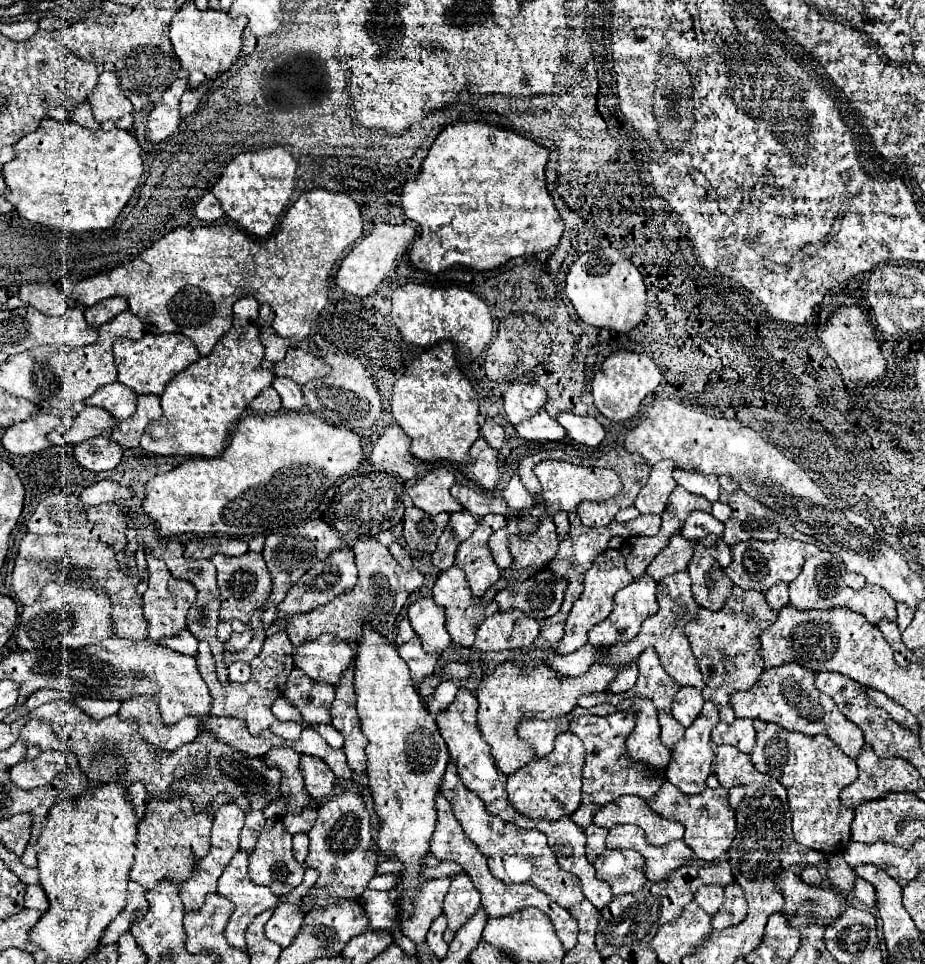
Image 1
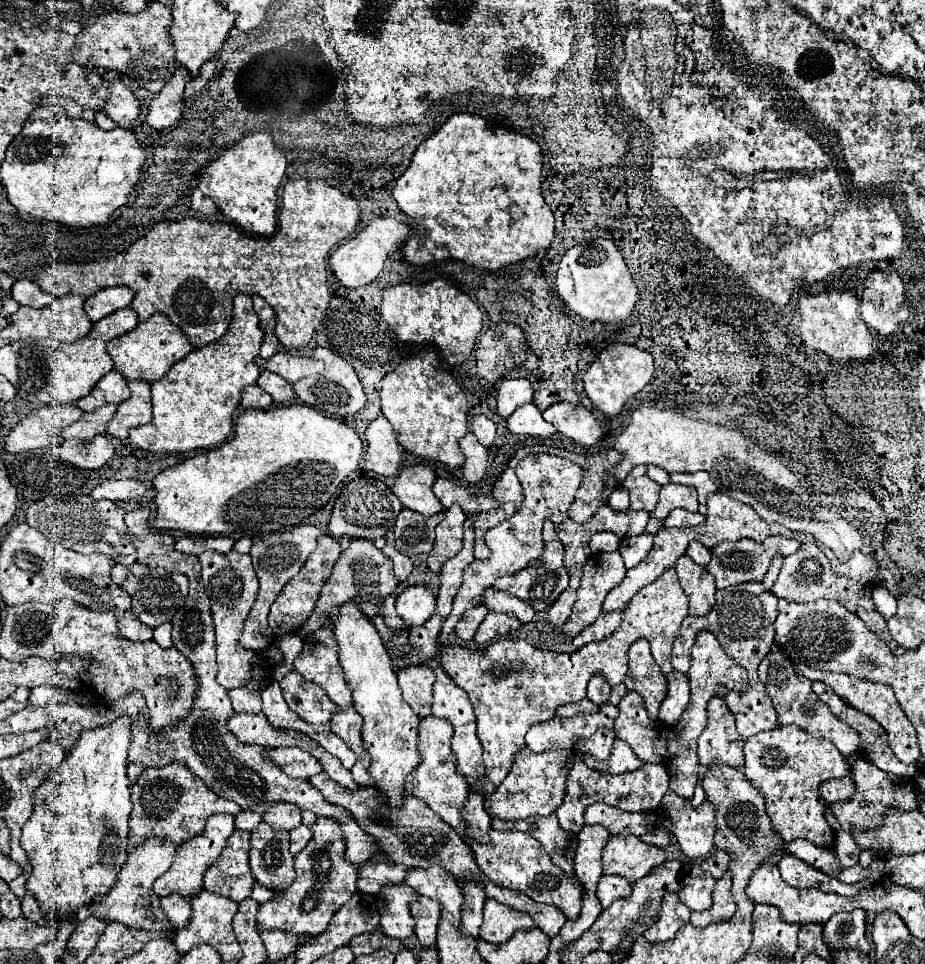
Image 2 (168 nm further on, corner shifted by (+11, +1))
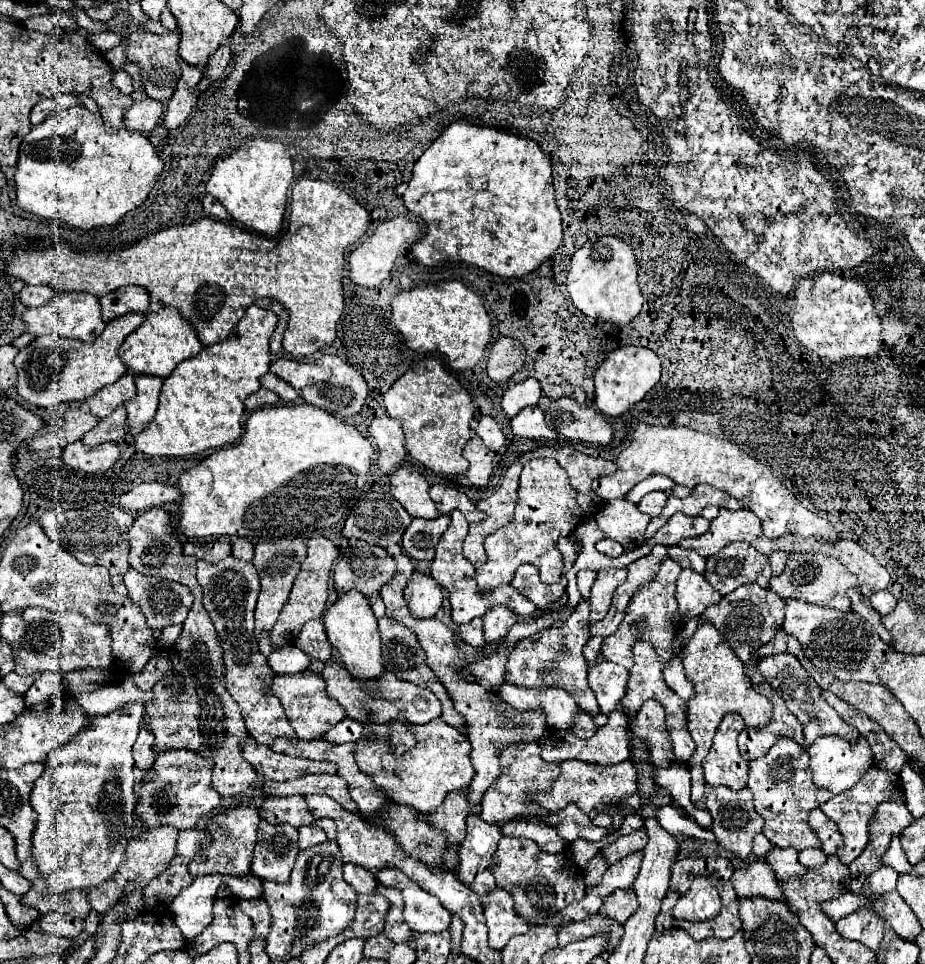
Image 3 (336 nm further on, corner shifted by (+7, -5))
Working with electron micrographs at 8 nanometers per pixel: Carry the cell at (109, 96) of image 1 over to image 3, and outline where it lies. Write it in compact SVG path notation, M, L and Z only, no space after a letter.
M145 98L135 102L133 108L125 112L125 128L149 134L157 126L161 116L163 116L163 104L155 102L153 98Z

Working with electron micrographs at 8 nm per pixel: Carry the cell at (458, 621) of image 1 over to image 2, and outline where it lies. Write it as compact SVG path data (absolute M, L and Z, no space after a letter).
M475 606L473 610L467 610L461 620L455 624L455 632L459 638L463 640L471 640L479 628L479 624L483 622L483 618L487 616L487 606Z

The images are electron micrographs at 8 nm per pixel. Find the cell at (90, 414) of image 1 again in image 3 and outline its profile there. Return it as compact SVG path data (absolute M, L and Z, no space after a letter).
M119 406L113 414L103 418L89 434L83 436L83 444L99 446L103 442L121 442L127 432L129 432L127 412L125 406Z

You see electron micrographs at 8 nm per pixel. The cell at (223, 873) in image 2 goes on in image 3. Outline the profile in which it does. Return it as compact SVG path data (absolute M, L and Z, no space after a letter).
M251 800L243 804L233 804L229 810L213 816L205 828L211 836L211 846L203 848L193 856L193 860L189 862L189 874L193 878L207 876L207 874L231 874L231 876L245 874L251 868L251 856L257 840L259 820L261 820L259 808Z

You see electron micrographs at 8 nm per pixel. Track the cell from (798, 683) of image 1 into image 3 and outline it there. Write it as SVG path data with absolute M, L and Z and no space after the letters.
M781 652L781 654L761 658L759 672L769 680L769 684L775 684L775 690L785 700L787 708L797 716L797 720L801 720L807 746L811 746L819 736L841 736L843 740L859 738L857 728L849 726L829 704L825 704L825 700L821 696L821 688L815 684L815 680L809 676L809 672L801 666L801 662L793 654Z

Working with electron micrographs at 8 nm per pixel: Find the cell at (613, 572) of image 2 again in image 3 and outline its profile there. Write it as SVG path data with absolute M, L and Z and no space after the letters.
M603 570L597 574L597 580L595 580L595 584L591 588L591 596L589 596L591 624L605 618L605 614L609 612L609 606L611 606L613 592L625 578L627 578L627 570Z

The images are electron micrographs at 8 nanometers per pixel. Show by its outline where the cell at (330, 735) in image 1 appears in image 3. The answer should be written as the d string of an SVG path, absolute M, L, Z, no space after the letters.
M345 718L341 720L341 724L335 724L329 732L329 736L323 736L325 740L329 740L331 744L345 744L345 742L355 742L363 736L363 724L353 720L353 718Z

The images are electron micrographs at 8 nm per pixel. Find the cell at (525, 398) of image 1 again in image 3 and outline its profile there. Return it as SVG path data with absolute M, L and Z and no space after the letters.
M527 378L519 384L513 384L505 390L503 394L503 410L509 418L515 418L519 414L519 410L523 410L525 406L535 406L541 398L541 386L537 380Z

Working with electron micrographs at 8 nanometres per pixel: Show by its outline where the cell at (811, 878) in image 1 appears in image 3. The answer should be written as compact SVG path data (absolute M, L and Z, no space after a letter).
M771 848L765 854L765 862L773 868L777 880L787 880L791 876L799 876L801 872L805 872L805 866L799 864L797 860L797 850L795 848Z

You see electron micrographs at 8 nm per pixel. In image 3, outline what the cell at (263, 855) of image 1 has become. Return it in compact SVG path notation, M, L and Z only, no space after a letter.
M265 820L259 822L251 870L261 880L285 882L291 874L297 854L297 828L291 824L273 826Z

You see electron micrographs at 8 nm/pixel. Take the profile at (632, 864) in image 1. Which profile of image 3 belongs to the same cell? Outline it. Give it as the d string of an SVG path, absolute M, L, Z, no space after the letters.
M629 888L629 890L617 890L617 892L609 894L603 900L603 906L601 906L599 914L607 916L607 918L613 918L619 924L625 924L629 920L629 916L633 916L637 912L637 908L639 908L637 896L635 896L633 888Z

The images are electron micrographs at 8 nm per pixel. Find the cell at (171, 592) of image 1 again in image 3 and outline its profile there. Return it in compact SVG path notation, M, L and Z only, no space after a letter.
M133 568L123 576L123 580L129 598L139 604L141 612L147 616L149 628L161 630L169 624L181 624L187 618L193 594L183 584L149 578Z

